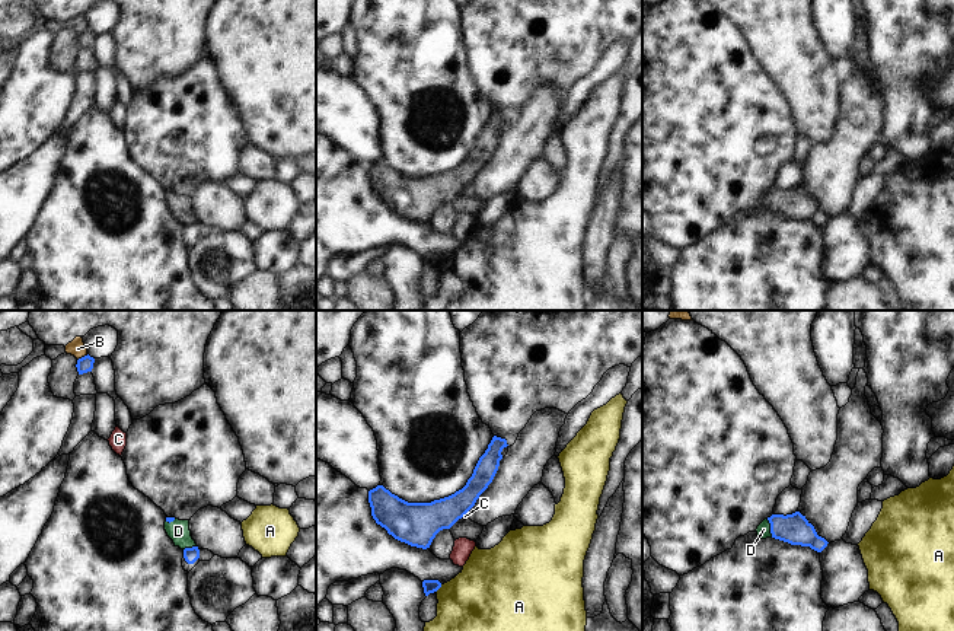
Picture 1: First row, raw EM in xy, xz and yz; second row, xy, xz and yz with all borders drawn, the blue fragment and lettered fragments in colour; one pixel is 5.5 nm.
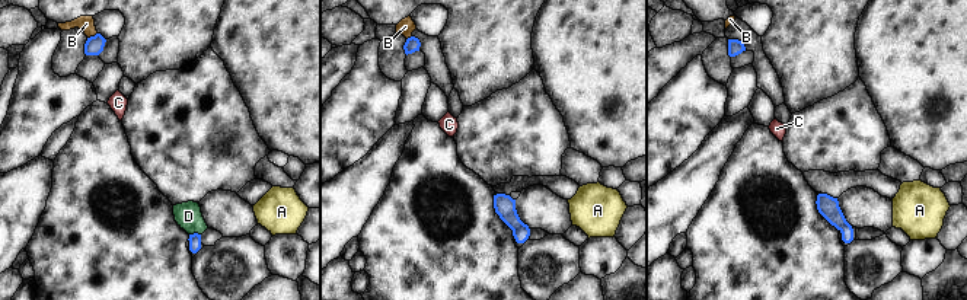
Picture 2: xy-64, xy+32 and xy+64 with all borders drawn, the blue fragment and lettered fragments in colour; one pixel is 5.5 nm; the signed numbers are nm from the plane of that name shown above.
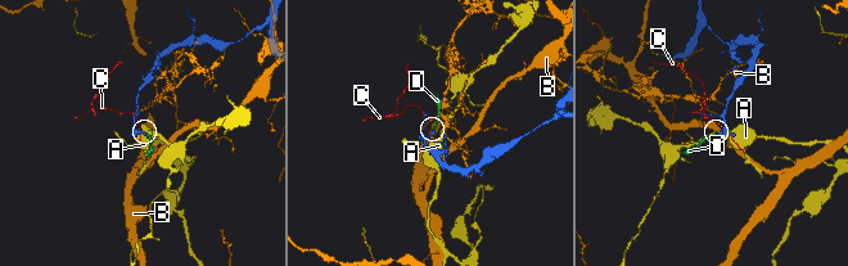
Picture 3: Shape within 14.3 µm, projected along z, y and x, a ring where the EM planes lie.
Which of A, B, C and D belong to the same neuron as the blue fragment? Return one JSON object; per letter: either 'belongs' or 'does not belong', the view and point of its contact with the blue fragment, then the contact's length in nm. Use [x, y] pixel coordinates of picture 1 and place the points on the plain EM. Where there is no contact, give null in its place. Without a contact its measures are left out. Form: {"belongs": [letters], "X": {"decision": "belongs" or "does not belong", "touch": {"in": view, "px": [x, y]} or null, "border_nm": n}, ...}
{"belongs": ["D"], "A": {"decision": "does not belong", "touch": {"in": "xz", "px": [439, 261]}, "border_nm": 60}, "B": {"decision": "does not belong", "touch": {"in": "xy", "px": [82, 31]}, "border_nm": 70}, "C": {"decision": "does not belong", "touch": {"in": "xz", "px": [463, 188]}, "border_nm": 50}, "D": {"decision": "belongs", "touch": {"in": "yz", "px": [771, 201]}, "border_nm": 110}}

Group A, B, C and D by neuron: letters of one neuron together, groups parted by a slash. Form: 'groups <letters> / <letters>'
groups A / B / C / D

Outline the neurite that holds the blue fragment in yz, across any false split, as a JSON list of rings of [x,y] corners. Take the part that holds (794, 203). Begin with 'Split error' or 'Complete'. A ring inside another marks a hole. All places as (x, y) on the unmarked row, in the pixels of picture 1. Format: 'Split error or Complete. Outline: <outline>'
Split error. Outline: [[[800,185],[787,189],[772,188],[757,200],[756,205],[760,213],[775,211],[791,219],[810,220],[817,226],[829,217]]]

